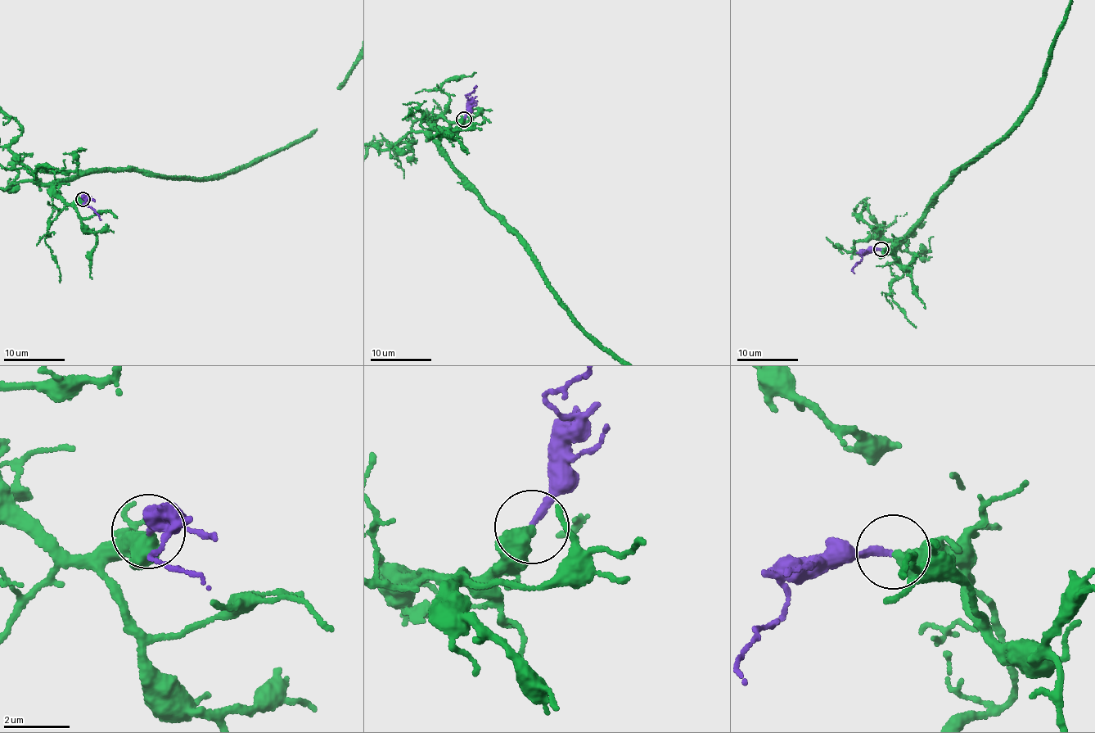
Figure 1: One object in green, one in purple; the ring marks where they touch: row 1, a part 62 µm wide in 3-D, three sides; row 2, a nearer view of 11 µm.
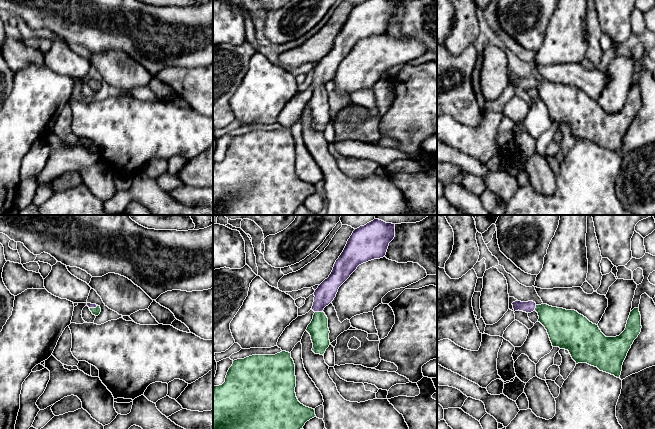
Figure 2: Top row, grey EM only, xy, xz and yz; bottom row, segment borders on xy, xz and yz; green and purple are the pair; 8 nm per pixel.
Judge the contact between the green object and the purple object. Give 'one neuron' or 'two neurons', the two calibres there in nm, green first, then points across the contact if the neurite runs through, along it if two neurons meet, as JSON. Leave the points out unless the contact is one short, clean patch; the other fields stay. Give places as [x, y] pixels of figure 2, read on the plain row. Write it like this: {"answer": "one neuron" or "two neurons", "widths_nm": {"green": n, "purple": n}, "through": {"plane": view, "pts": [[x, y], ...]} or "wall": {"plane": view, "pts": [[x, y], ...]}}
{"answer": "one neuron", "widths_nm": {"green": 160, "purple": 160}, "through": {"plane": "xz", "pts": [[318, 105], [318, 88], [318, 81], [326, 68]]}}

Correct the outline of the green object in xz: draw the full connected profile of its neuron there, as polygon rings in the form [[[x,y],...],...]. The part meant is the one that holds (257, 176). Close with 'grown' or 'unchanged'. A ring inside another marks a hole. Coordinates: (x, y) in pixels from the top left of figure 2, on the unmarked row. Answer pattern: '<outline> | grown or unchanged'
[[[289,128],[234,136],[225,158],[213,163],[213,215],[293,215],[307,197],[316,193],[314,185],[298,177],[295,163],[295,140]]] | unchanged

